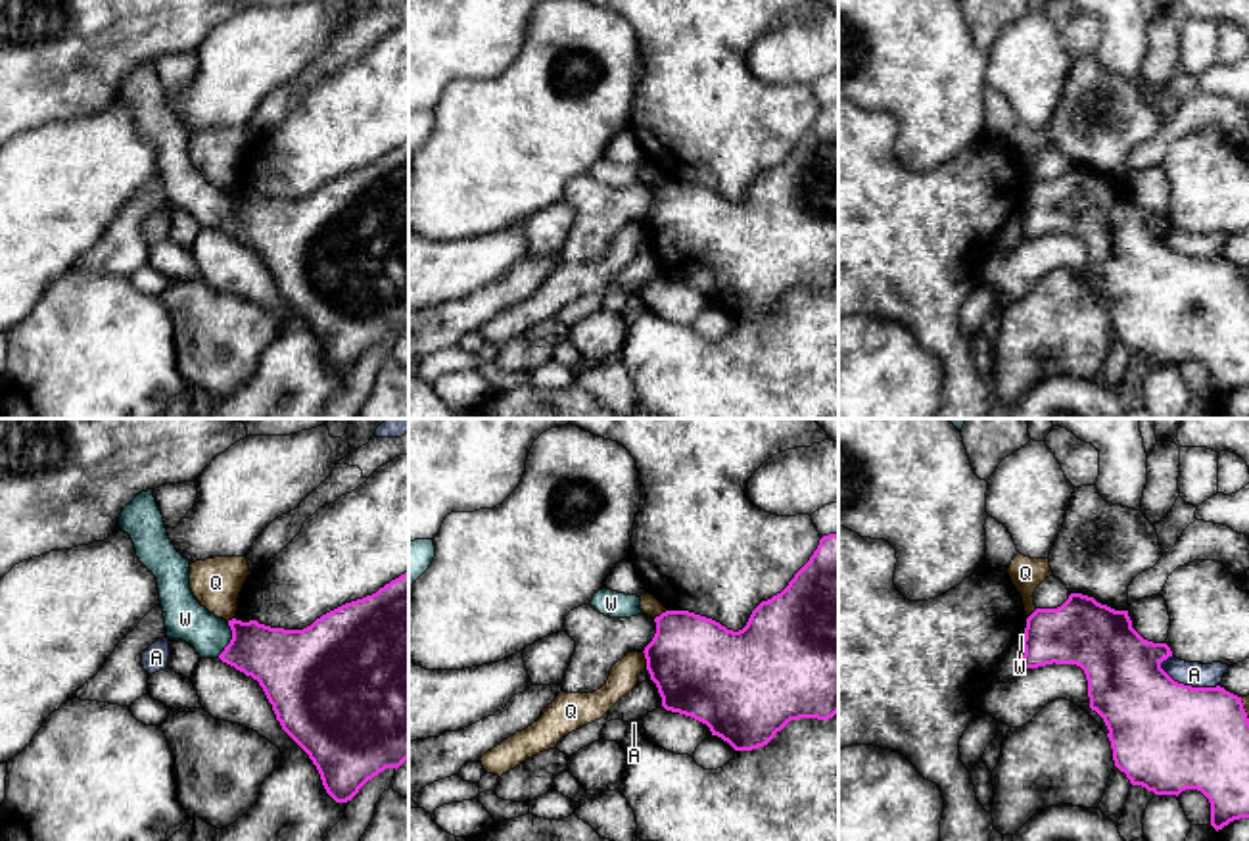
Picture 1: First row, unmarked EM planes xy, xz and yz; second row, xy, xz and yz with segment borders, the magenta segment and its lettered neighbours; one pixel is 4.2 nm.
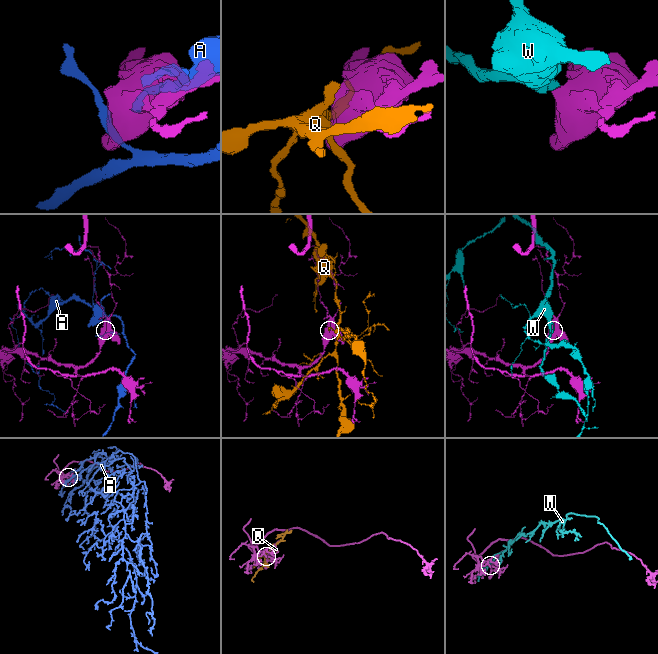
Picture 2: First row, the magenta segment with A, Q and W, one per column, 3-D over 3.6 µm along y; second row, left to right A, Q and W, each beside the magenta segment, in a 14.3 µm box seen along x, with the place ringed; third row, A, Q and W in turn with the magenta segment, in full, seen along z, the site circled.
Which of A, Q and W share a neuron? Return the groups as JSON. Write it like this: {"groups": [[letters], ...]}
{"groups": [["A"], ["Q"], ["W"]]}

